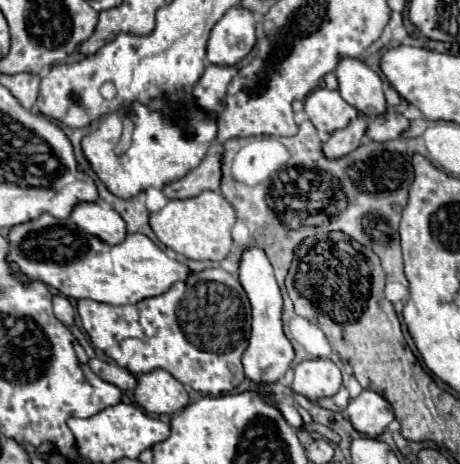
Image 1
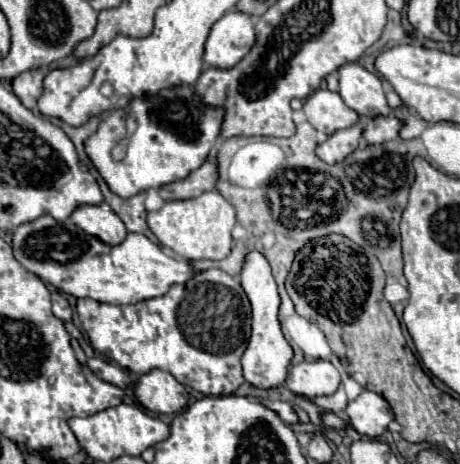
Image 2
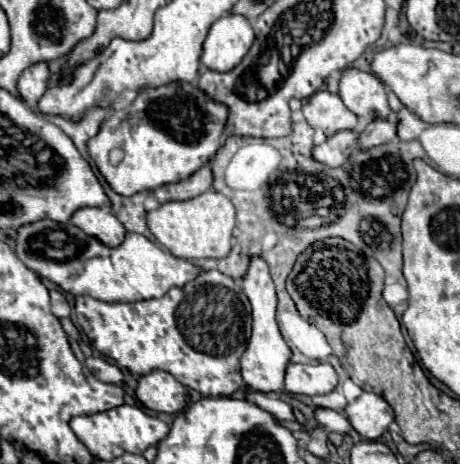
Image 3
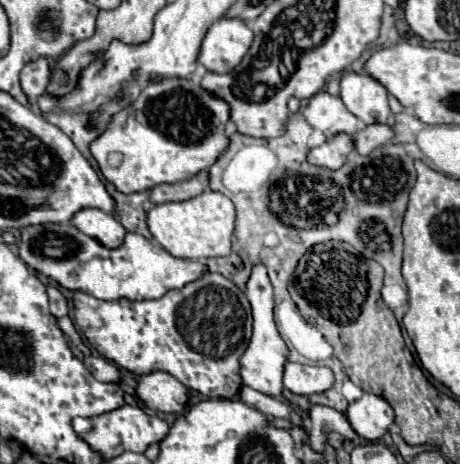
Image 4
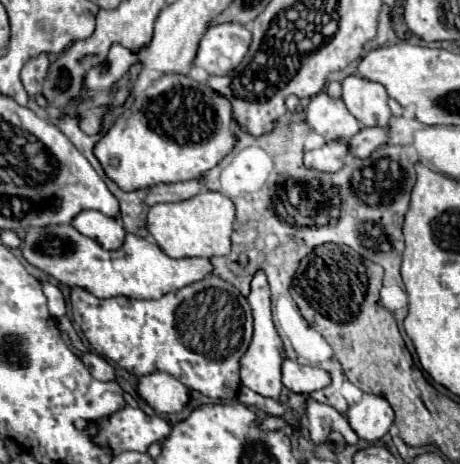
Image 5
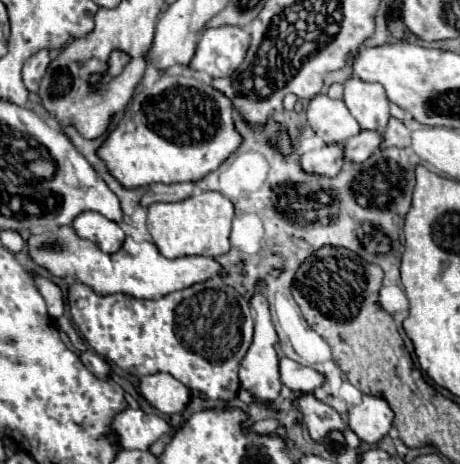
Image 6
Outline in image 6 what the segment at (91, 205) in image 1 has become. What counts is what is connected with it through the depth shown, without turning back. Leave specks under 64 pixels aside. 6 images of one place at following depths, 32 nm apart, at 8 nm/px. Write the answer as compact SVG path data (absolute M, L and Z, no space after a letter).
M82 212L72 222L72 228L80 238L90 240L102 252L108 252L108 254L118 252L126 238L126 234L122 232L122 228L116 222L110 222L108 218L100 216L98 212Z

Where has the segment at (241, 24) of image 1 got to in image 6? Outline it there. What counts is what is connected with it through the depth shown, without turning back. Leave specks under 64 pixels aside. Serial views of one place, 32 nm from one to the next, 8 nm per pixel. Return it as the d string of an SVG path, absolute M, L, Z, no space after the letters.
M238 26L208 28L198 40L190 68L206 72L210 78L232 76L242 64L250 46L250 34Z

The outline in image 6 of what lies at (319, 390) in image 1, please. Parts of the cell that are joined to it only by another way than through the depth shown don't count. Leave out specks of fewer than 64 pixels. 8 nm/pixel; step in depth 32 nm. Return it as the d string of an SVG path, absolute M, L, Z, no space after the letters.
M280 356L280 380L284 386L288 386L294 392L312 392L314 388L324 384L324 376L318 374L316 370L302 366L294 360L290 360L288 356Z

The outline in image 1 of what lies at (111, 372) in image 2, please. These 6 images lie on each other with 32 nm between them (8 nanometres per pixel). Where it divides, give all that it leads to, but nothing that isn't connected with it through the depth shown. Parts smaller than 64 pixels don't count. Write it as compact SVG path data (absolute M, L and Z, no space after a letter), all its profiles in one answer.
M92 358L88 362L88 366L92 368L92 372L96 376L100 376L102 380L118 386L120 390L132 390L136 386L136 378L126 368L120 368L118 364L112 364L112 362L106 362L106 360L100 360L100 358Z

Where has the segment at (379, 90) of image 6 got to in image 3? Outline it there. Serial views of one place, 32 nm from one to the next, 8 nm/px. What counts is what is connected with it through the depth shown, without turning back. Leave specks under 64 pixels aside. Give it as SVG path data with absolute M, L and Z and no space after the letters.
M356 68L342 70L340 98L350 112L366 122L376 118L386 120L392 112L386 100L384 84L374 74L360 72Z

